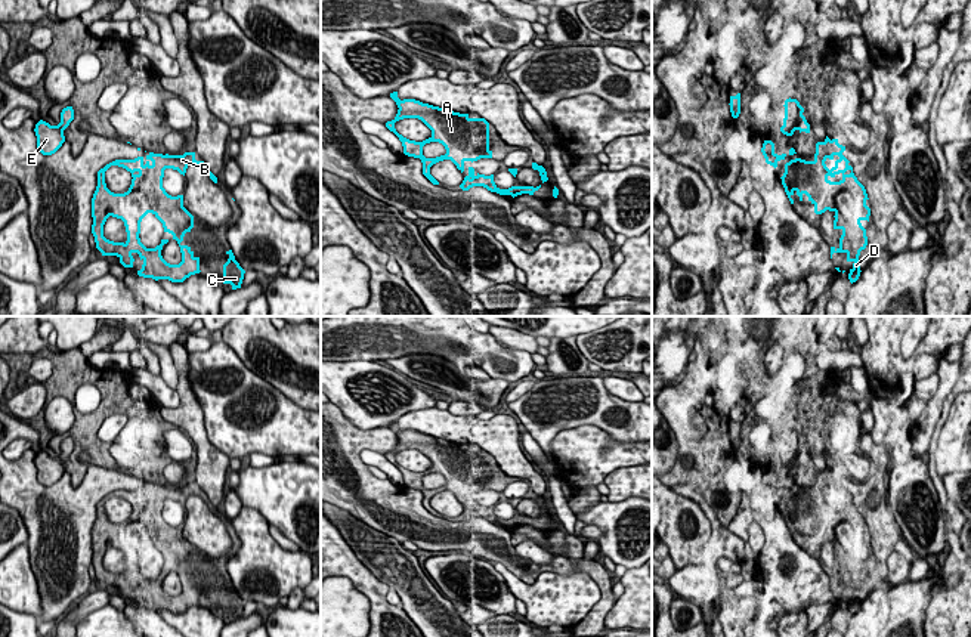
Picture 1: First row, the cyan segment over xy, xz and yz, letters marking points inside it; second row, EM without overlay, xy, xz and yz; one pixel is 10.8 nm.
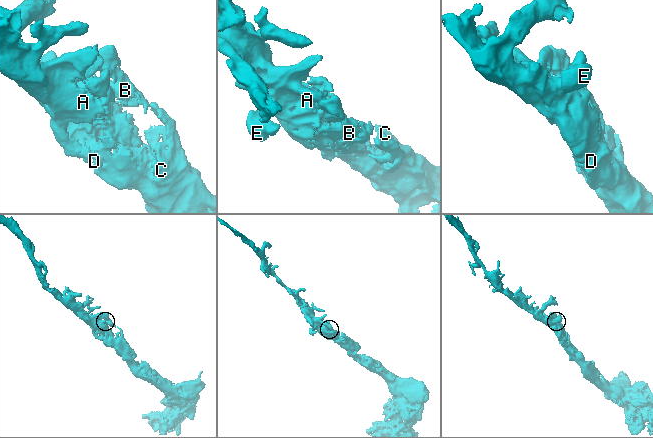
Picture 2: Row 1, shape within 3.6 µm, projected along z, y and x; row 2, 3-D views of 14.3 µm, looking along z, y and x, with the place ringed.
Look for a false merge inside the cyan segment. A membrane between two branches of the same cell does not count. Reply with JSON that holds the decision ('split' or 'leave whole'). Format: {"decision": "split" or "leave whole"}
{"decision": "leave whole"}

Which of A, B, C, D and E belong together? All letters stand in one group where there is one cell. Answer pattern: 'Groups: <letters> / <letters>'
Groups: A B C D E

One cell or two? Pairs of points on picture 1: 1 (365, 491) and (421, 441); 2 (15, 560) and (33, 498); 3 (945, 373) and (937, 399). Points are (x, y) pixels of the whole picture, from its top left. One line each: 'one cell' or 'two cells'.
1: two cells
2: two cells
3: one cell

